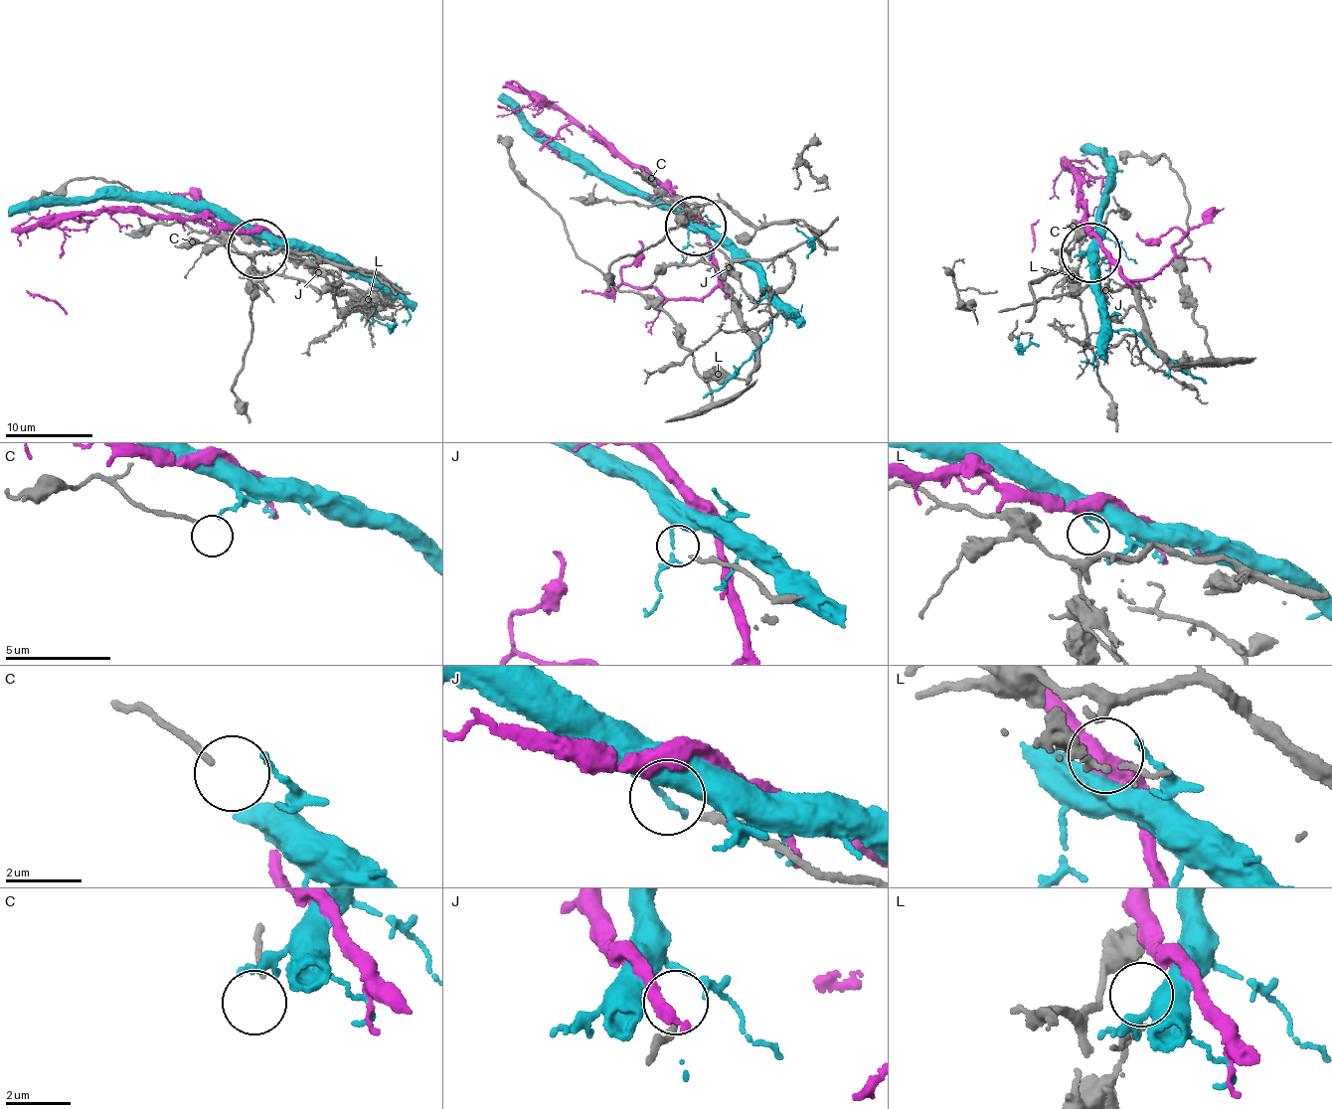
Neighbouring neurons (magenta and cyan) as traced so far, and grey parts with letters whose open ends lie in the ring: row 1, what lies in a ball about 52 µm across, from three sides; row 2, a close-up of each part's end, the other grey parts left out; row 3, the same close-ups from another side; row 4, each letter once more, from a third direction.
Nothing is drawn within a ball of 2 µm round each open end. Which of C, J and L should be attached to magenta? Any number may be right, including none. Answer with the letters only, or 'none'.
L

